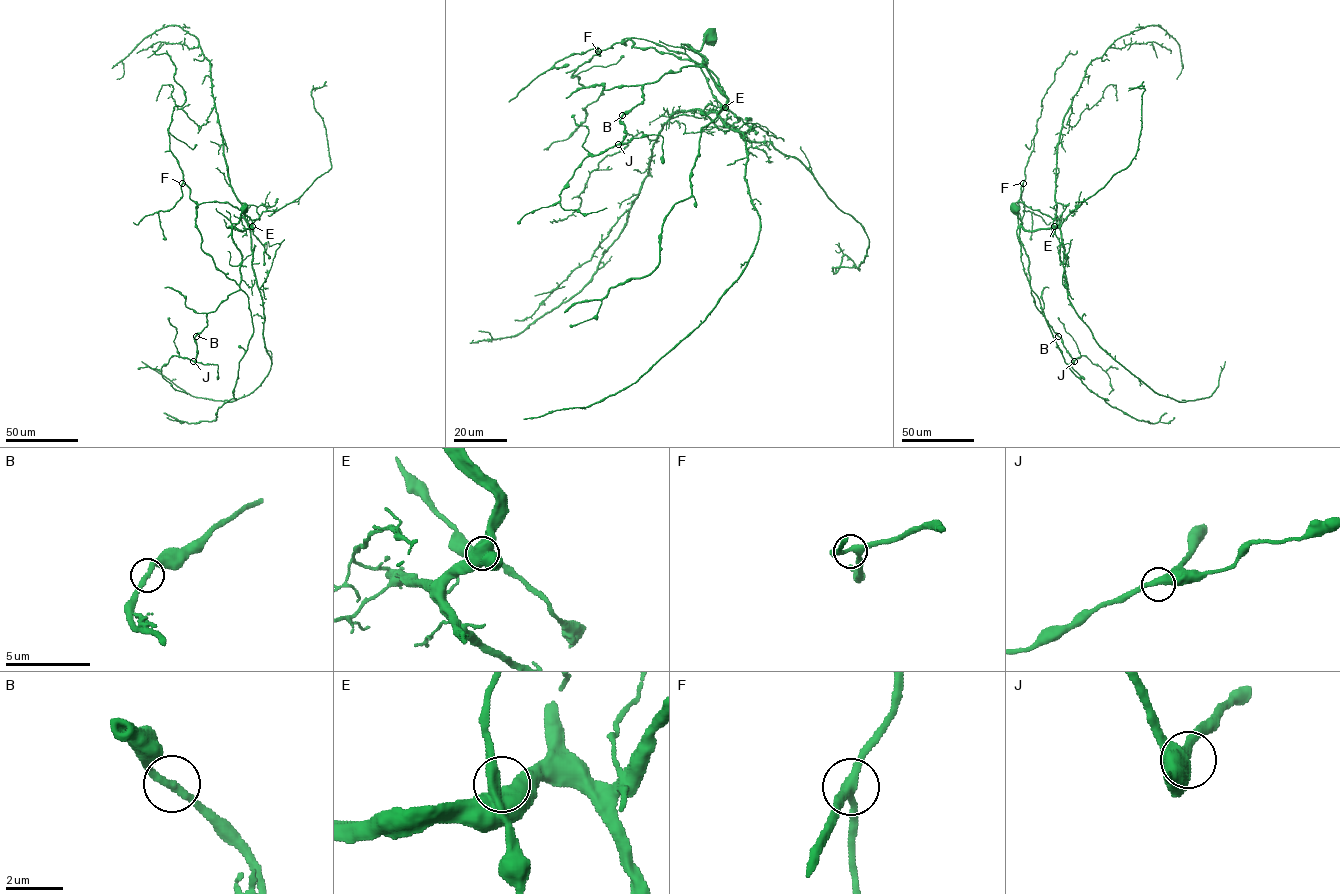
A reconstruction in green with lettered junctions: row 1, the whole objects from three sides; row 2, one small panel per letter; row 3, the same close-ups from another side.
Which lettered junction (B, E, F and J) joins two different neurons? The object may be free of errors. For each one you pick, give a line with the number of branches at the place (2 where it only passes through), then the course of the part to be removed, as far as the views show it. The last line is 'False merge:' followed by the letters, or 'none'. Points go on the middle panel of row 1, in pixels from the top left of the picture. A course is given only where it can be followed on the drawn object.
False merge: none

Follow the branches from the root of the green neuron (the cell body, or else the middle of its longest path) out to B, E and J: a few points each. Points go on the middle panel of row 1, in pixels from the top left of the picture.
B: (711, 38), (699, 50), (687, 45), (706, 59), (703, 66), (683, 66), (645, 83), (643, 100), (622, 115)
E: (711, 38), (704, 41), (699, 50), (688, 47), (701, 57), (714, 83), (727, 99), (725, 107)
J: (711, 38), (699, 50), (687, 45), (703, 66), (643, 85), (643, 100), (620, 119), (618, 144)

